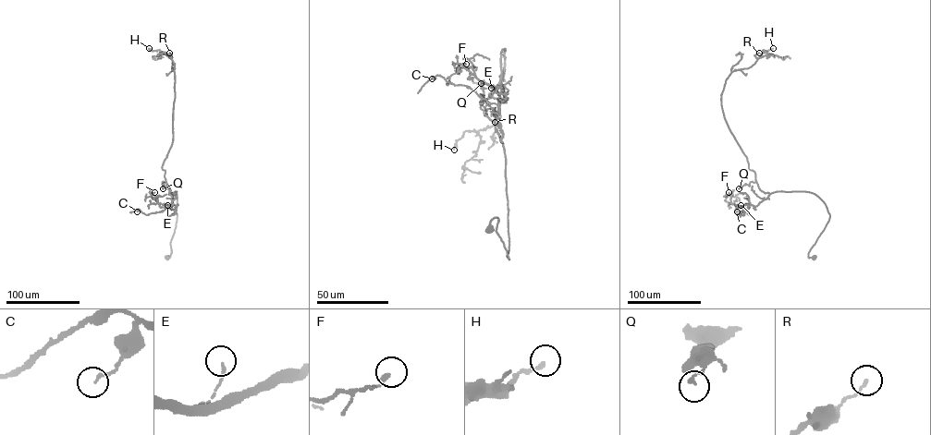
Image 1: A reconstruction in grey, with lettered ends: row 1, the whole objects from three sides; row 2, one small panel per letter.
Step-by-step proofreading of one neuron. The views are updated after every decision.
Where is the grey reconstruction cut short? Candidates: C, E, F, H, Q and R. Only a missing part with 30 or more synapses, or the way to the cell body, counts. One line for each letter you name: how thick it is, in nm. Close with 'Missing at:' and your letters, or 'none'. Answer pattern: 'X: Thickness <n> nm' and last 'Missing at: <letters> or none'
Missing at: none

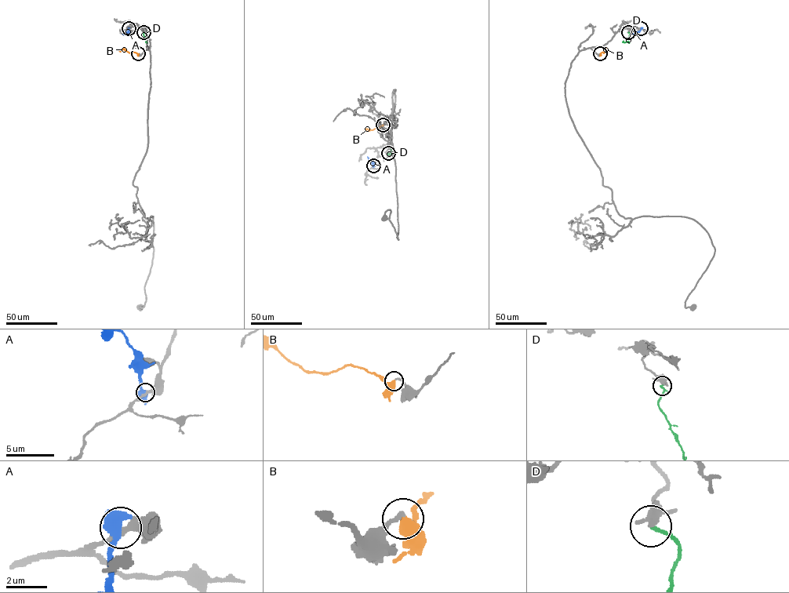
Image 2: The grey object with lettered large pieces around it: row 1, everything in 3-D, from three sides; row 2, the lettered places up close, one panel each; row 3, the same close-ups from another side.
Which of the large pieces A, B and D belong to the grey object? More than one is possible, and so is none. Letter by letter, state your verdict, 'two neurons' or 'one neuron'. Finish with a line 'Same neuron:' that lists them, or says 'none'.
A: two neurons
B: one neuron
D: two neurons
Same neuron: B

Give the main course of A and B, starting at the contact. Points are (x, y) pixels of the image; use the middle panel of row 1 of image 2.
A: (373, 166), (367, 156)
B: (383, 125), (372, 129), (366, 129), (364, 132)

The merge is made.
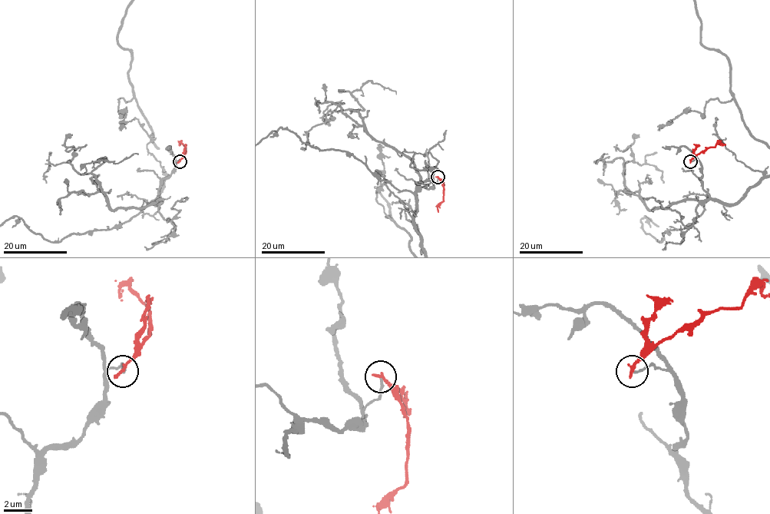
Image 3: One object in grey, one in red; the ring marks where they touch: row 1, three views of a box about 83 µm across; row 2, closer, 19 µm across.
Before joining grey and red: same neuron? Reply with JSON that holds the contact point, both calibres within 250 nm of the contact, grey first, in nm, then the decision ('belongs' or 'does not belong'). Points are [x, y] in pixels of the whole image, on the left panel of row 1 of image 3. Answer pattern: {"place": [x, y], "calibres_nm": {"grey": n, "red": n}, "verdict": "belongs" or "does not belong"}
{"place": [180, 161], "calibres_nm": {"grey": 160, "red": 240}, "verdict": "does not belong"}

